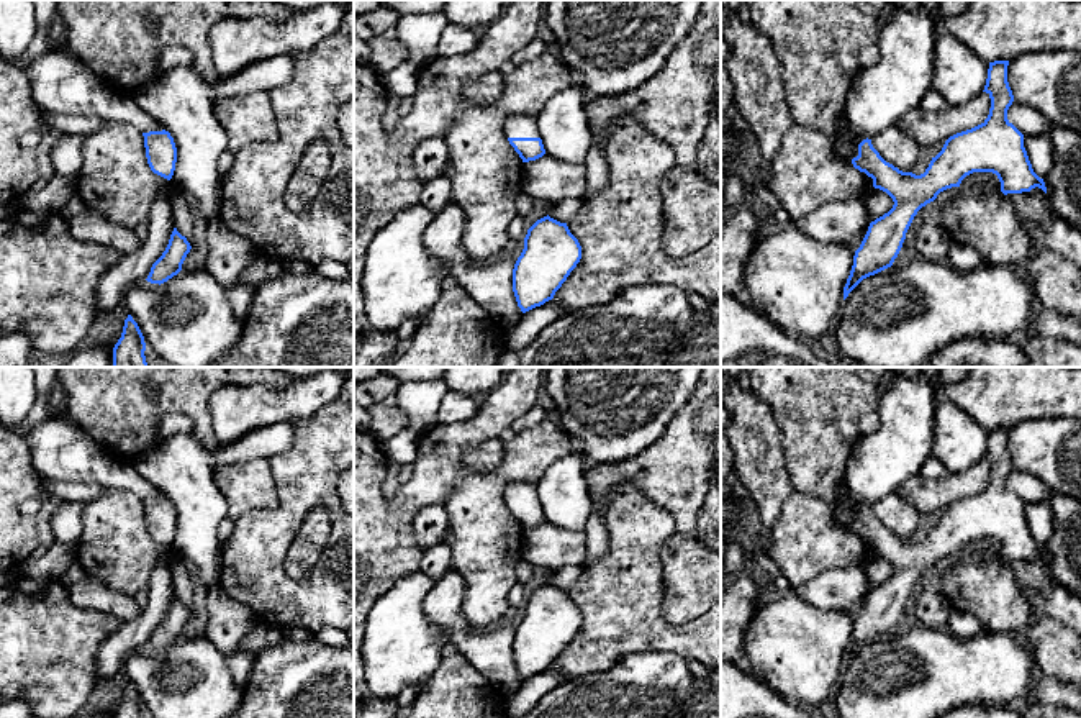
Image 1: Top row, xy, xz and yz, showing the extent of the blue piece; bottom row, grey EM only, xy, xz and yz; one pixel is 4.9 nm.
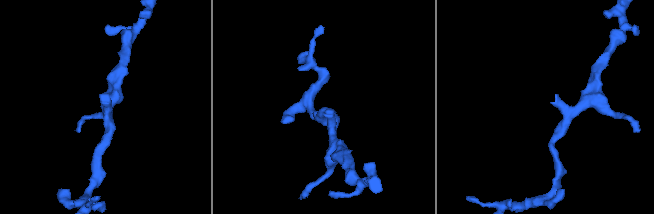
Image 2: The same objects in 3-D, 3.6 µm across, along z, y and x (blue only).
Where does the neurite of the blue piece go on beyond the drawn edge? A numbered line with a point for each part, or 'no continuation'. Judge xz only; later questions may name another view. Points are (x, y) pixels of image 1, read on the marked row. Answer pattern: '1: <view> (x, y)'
1: xz (515, 125)

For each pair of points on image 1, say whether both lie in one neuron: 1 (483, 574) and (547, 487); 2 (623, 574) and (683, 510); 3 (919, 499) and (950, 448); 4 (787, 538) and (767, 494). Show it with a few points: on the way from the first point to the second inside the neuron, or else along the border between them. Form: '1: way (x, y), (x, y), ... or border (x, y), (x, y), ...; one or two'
1: border (562, 456), (536, 484); two
2: border (644, 495), (673, 520), (662, 556); two
3: border (983, 459), (952, 474); two
4: border (793, 492), (782, 507), (765, 553); two

